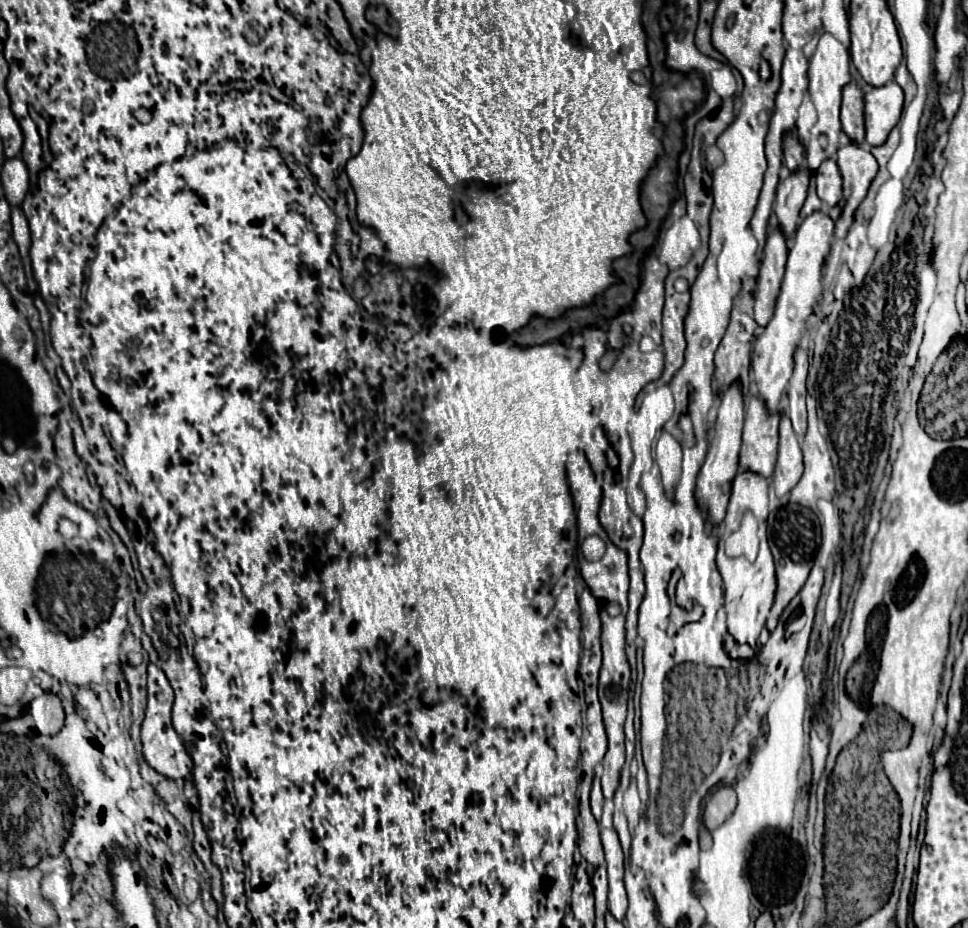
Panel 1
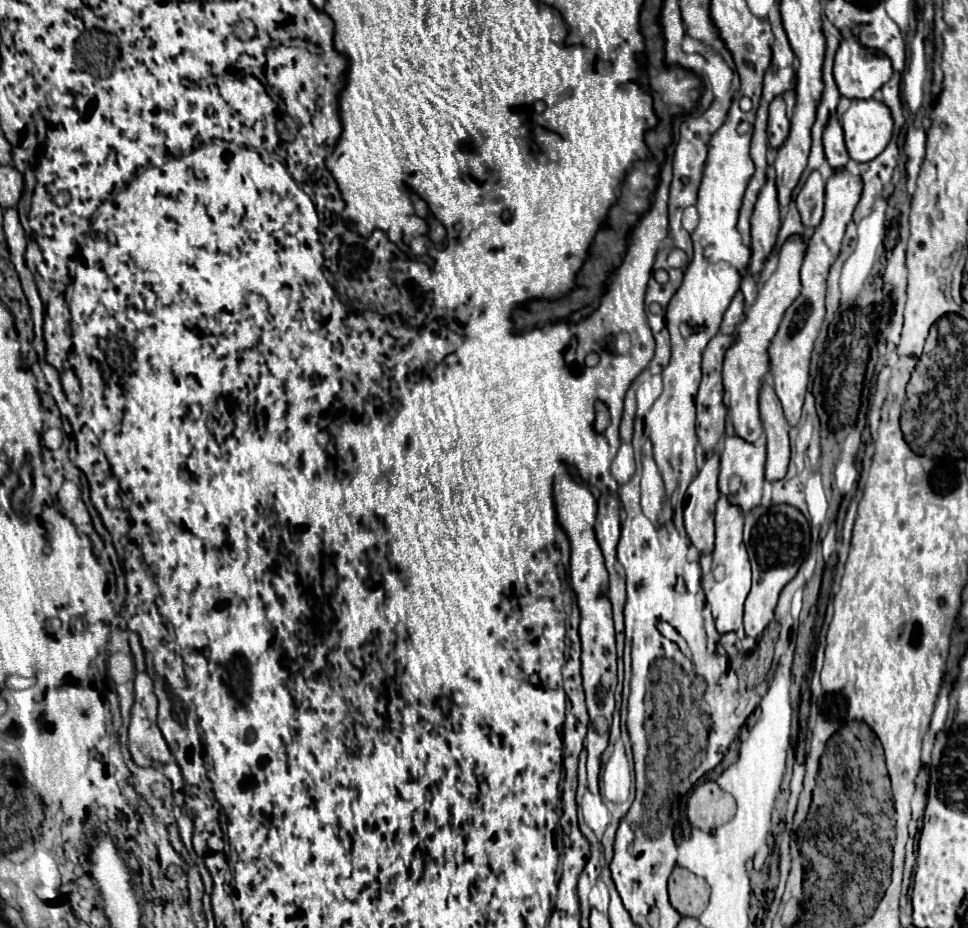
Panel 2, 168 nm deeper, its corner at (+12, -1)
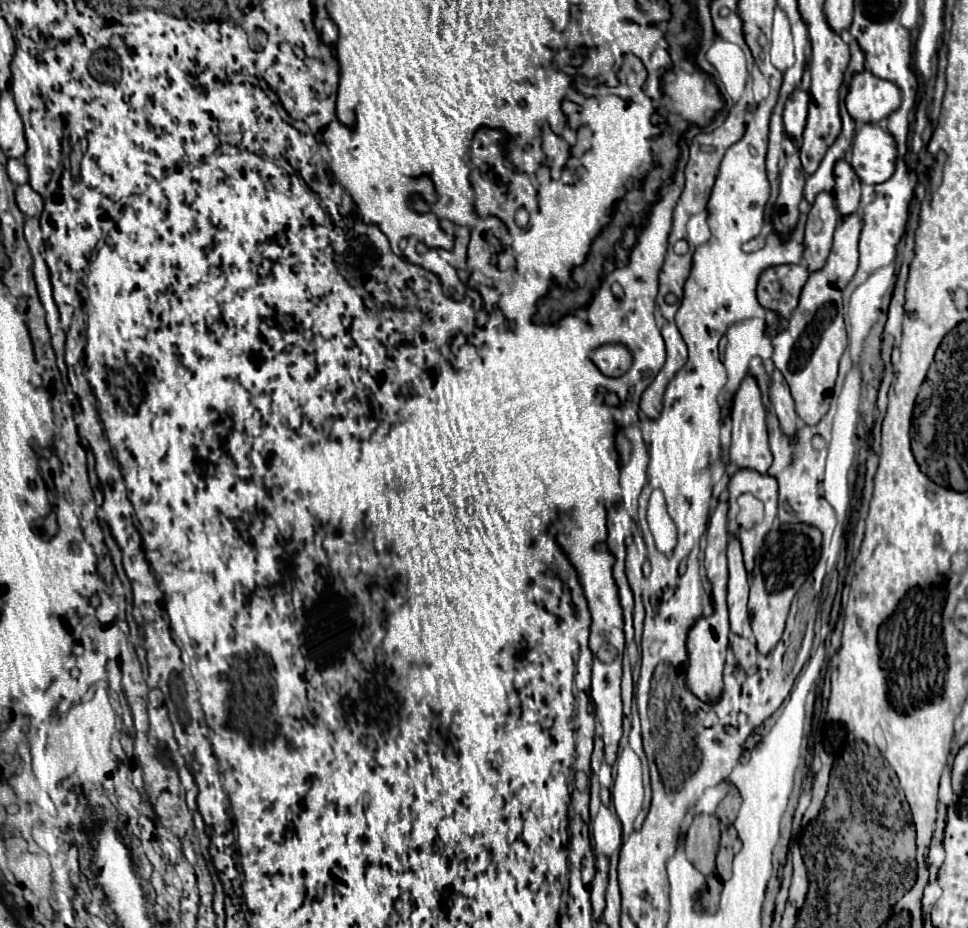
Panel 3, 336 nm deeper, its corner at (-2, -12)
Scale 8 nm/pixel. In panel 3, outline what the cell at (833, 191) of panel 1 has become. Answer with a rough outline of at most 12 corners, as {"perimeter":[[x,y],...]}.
{"perimeter":[[818,194],[806,220],[804,260],[820,270],[830,254],[838,210]]}

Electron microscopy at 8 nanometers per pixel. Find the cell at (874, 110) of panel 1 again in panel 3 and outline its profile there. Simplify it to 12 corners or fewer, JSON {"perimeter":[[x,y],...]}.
{"perimeter":[[872,122],[860,126],[850,164],[862,182],[894,174],[896,140]]}

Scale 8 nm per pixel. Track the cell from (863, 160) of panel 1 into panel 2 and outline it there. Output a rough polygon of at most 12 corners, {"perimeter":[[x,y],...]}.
{"perimeter":[[846,169],[826,183],[802,291],[770,341],[770,377],[800,421],[810,355],[824,323],[826,277],[862,195]]}

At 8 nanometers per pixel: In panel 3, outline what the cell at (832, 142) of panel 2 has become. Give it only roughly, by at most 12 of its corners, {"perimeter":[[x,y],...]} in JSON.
{"perimeter":[[844,158],[834,166],[834,198],[840,214],[860,202],[860,178]]}

